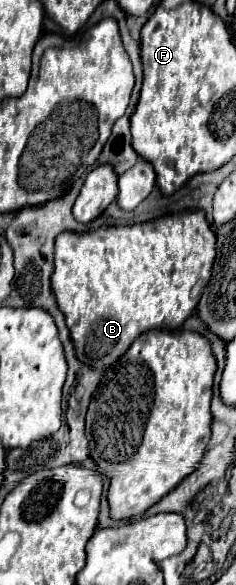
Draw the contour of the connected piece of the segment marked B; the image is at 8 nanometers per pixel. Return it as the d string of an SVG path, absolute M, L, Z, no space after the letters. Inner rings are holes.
M183 211L183 213L159 217L159 219L153 219L147 223L139 223L139 225L99 227L99 229L87 231L87 233L61 233L55 239L55 253L53 255L55 255L55 269L53 269L51 287L53 287L53 295L57 299L57 305L65 315L65 323L69 327L71 341L75 345L75 353L81 363L99 369L99 365L109 367L111 363L115 363L129 349L129 345L135 341L135 337L139 337L141 333L145 333L149 329L179 329L183 325L183 321L195 311L197 301L199 301L199 293L203 293L203 285L207 285L207 281L211 279L211 265L215 261L215 233L209 227L203 211Z

